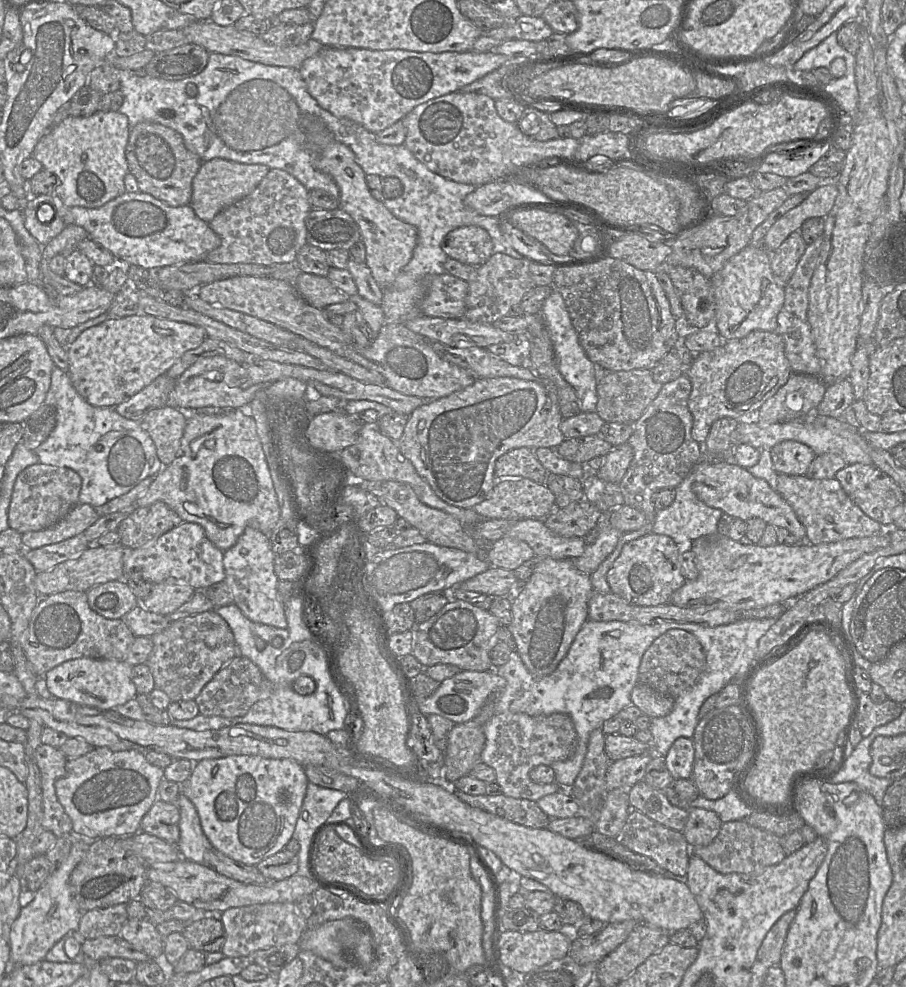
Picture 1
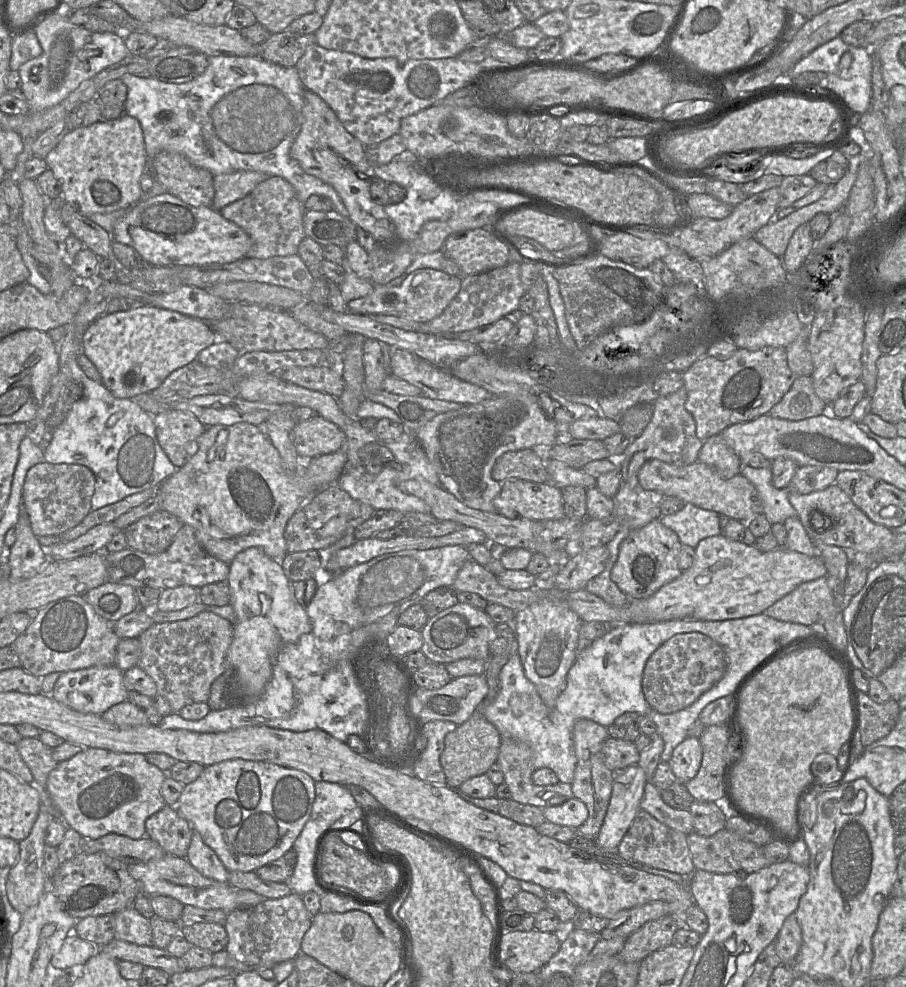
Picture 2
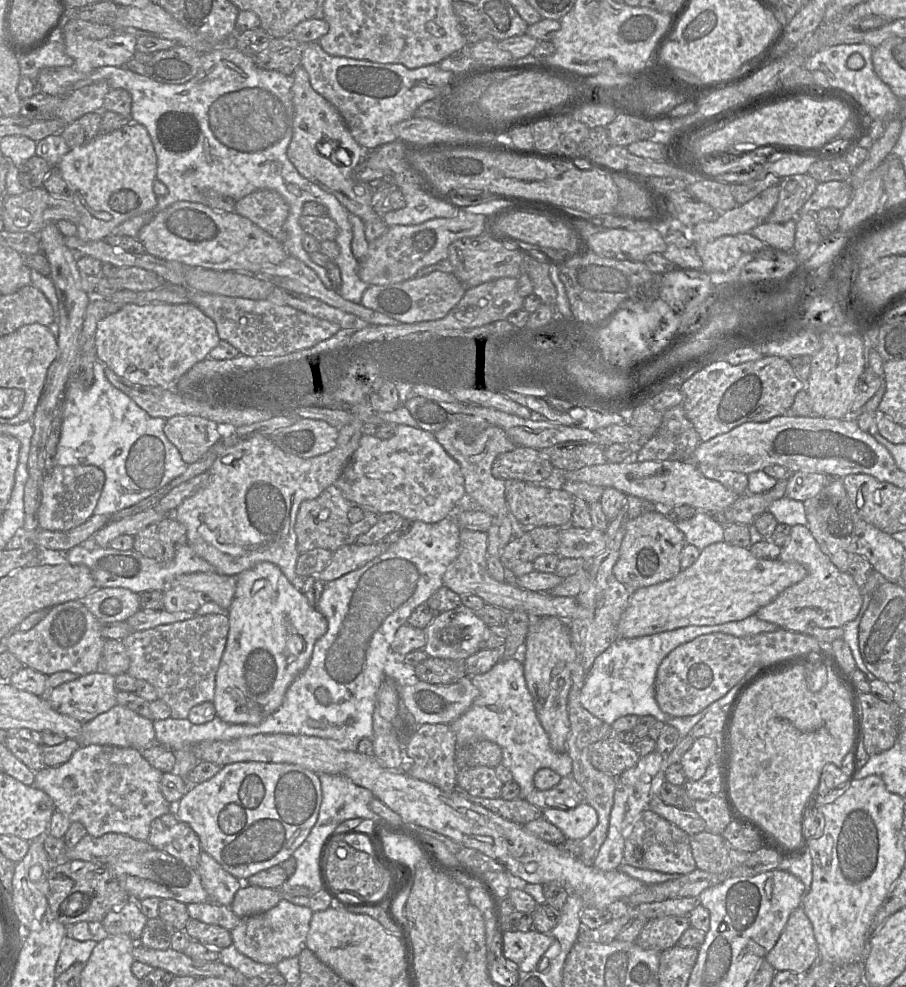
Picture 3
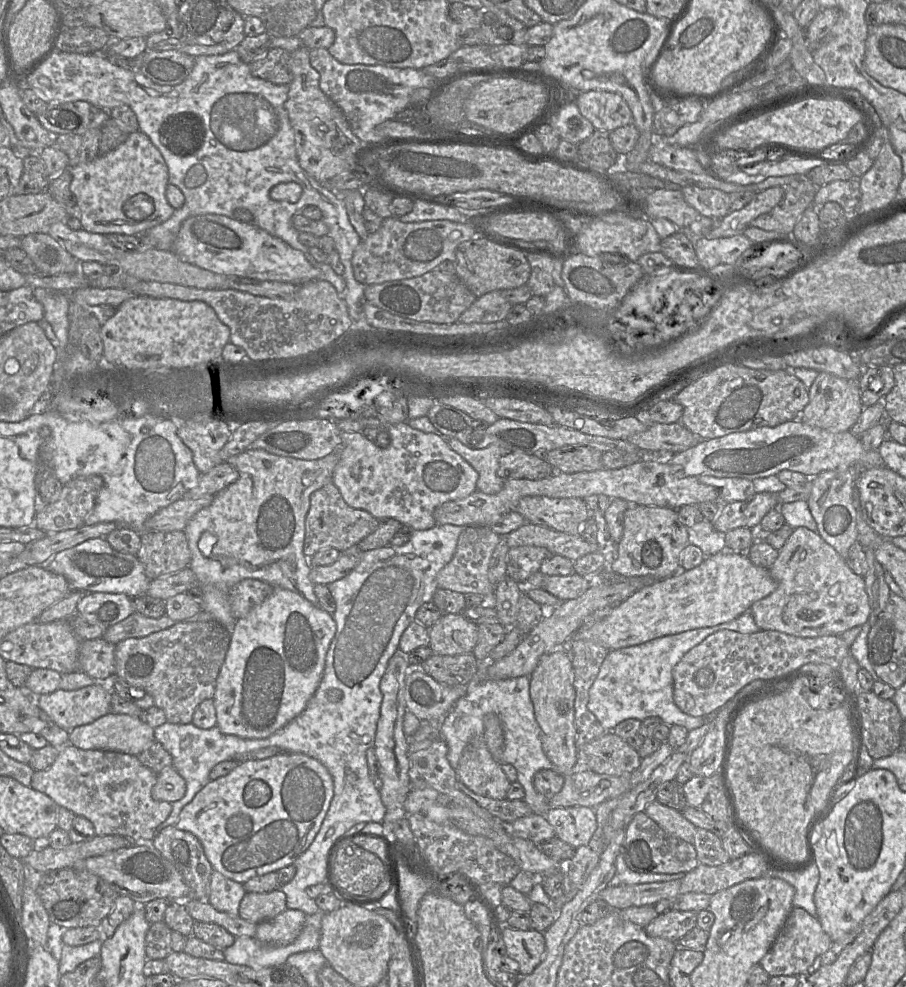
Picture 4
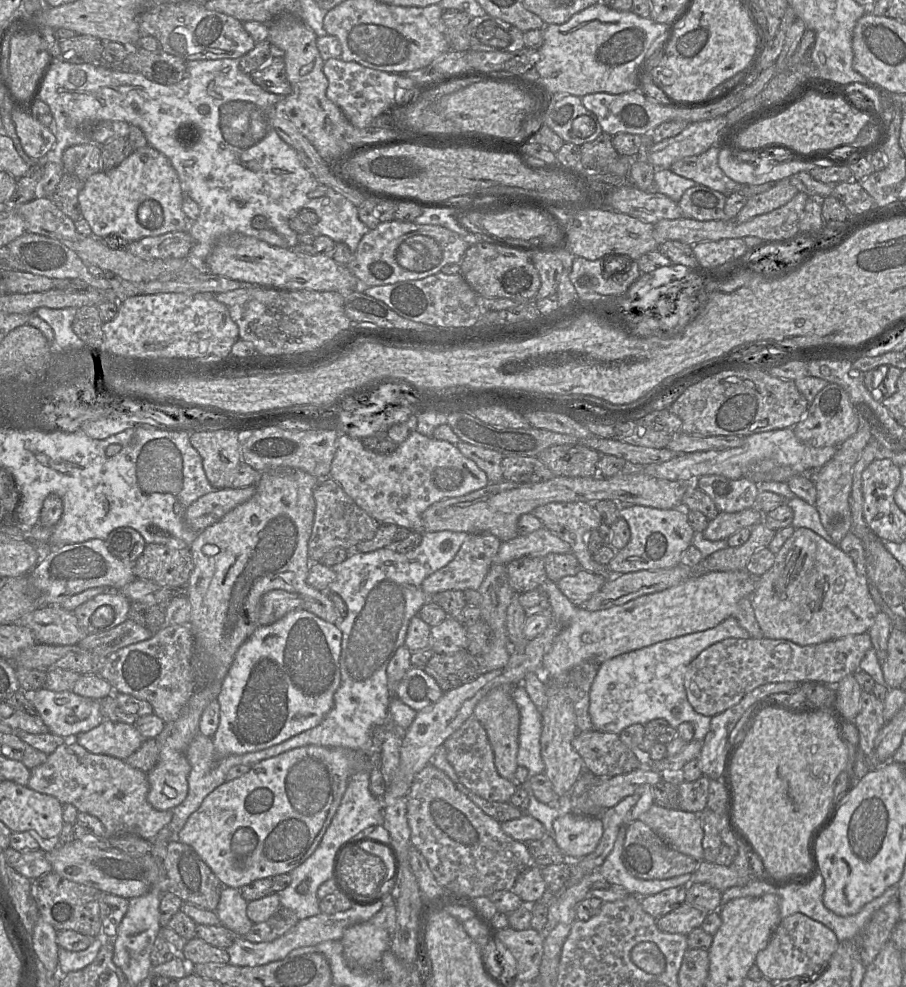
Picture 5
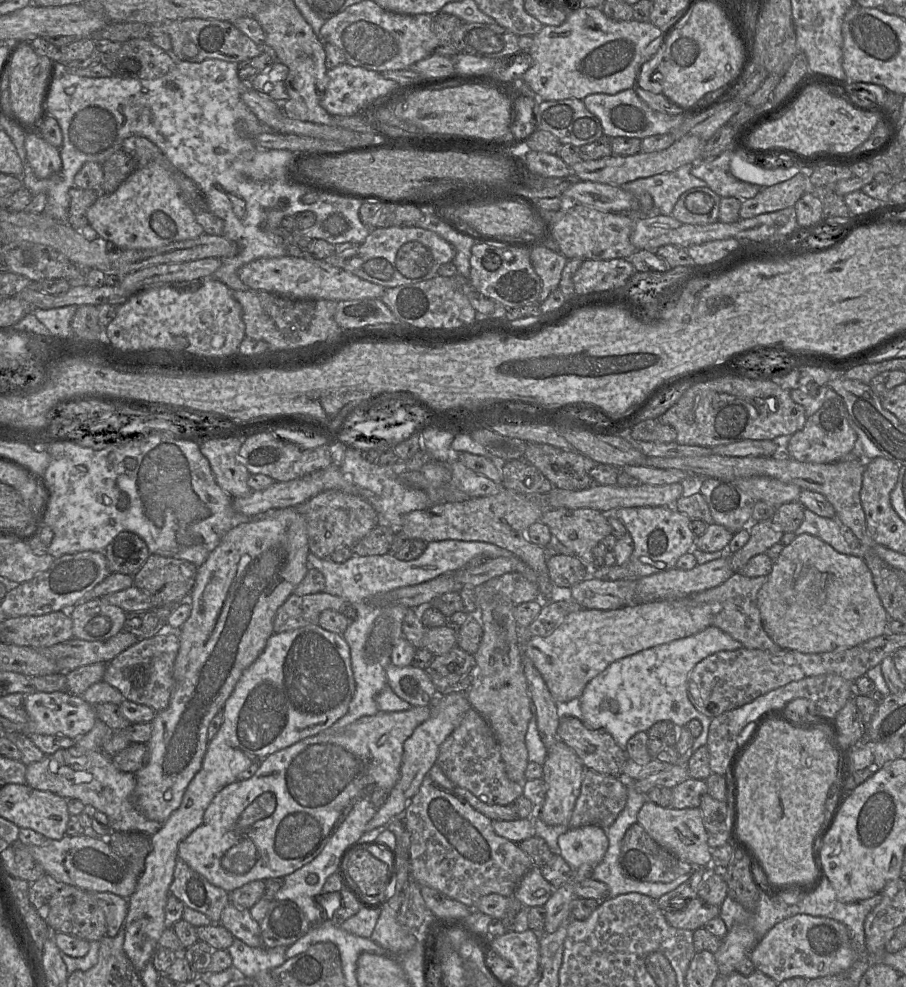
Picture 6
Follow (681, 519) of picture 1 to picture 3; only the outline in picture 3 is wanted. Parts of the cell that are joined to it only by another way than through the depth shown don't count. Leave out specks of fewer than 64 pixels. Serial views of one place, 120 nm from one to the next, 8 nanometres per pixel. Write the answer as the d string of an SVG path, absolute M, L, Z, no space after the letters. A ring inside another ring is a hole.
M698 510L692 518L675 523L685 535L686 543L694 545L700 551L713 543L724 541L725 525L708 512Z

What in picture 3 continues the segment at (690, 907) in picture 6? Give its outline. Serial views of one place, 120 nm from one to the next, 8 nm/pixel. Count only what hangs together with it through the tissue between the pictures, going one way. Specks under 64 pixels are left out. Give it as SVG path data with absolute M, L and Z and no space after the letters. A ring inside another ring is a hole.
M666 916L648 920L635 943L643 949L667 950L678 944L681 935L690 928L687 916Z

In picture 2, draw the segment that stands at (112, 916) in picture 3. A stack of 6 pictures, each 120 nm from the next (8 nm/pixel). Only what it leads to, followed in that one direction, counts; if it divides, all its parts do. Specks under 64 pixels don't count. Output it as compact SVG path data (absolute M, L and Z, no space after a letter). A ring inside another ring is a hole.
M132 906L113 914L116 940L141 946L153 946L150 919L143 917Z

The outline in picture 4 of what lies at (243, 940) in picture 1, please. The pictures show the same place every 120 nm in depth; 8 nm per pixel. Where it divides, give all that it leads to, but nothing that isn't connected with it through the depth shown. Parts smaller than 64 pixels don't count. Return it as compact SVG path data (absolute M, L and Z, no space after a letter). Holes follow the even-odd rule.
M286 909L271 920L257 924L255 938L268 946L285 946L300 934L307 914L297 909Z

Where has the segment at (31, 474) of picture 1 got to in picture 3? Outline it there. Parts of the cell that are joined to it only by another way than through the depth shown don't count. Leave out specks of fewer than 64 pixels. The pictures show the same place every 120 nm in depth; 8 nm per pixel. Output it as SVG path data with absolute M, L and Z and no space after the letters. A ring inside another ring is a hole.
M55 466L43 481L38 511L39 529L70 530L87 521L94 514L104 483L105 474L96 466Z

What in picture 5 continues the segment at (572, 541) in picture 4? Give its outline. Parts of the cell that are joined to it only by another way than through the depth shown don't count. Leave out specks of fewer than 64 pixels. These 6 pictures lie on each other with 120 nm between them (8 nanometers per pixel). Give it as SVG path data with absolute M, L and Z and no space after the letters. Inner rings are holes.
M544 526L528 534L519 534L504 541L494 563L507 565L522 557L542 557L548 554L571 553L570 545Z

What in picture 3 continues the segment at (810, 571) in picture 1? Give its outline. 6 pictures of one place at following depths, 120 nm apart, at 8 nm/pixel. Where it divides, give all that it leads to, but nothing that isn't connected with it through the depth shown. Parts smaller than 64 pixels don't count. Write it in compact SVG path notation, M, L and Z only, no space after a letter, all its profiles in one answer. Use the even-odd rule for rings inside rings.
M725 541L713 543L701 550L698 559L676 577L632 590L628 607L619 621L618 635L637 638L686 626L713 626L740 621L754 615L758 609L773 601L786 588L803 580L806 575L807 569L799 563L756 558L748 548Z

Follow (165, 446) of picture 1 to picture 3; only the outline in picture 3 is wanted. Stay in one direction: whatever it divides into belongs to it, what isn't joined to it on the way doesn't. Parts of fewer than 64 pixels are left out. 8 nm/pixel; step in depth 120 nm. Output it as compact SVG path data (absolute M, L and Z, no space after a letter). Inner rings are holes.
M193 415L167 419L163 431L188 465L198 461L223 438L216 422Z

